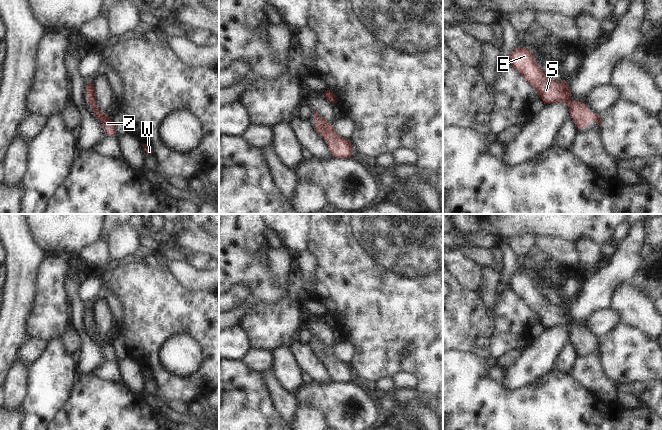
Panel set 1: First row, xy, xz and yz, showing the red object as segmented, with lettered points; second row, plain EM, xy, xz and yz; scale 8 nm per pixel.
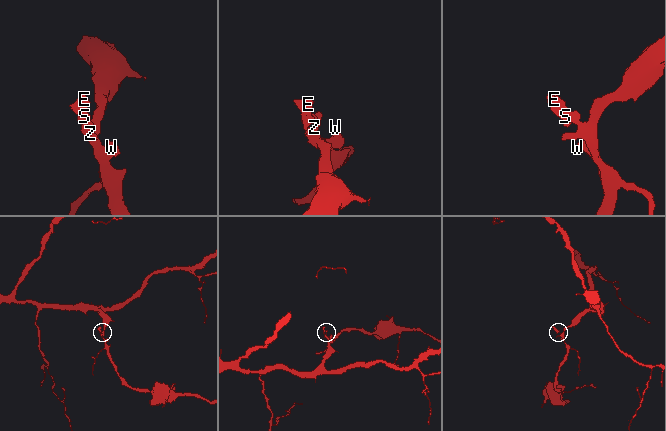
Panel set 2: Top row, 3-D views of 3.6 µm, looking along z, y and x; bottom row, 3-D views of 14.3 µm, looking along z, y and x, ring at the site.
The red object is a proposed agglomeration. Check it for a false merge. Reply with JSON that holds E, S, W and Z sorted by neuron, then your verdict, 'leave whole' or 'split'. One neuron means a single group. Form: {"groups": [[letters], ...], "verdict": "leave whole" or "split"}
{"groups": [["E", "S", "W", "Z"]], "verdict": "leave whole"}

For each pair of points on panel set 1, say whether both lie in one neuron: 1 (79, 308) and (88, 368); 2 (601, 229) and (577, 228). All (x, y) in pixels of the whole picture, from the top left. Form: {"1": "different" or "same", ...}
{"1": "same", "2": "same"}

